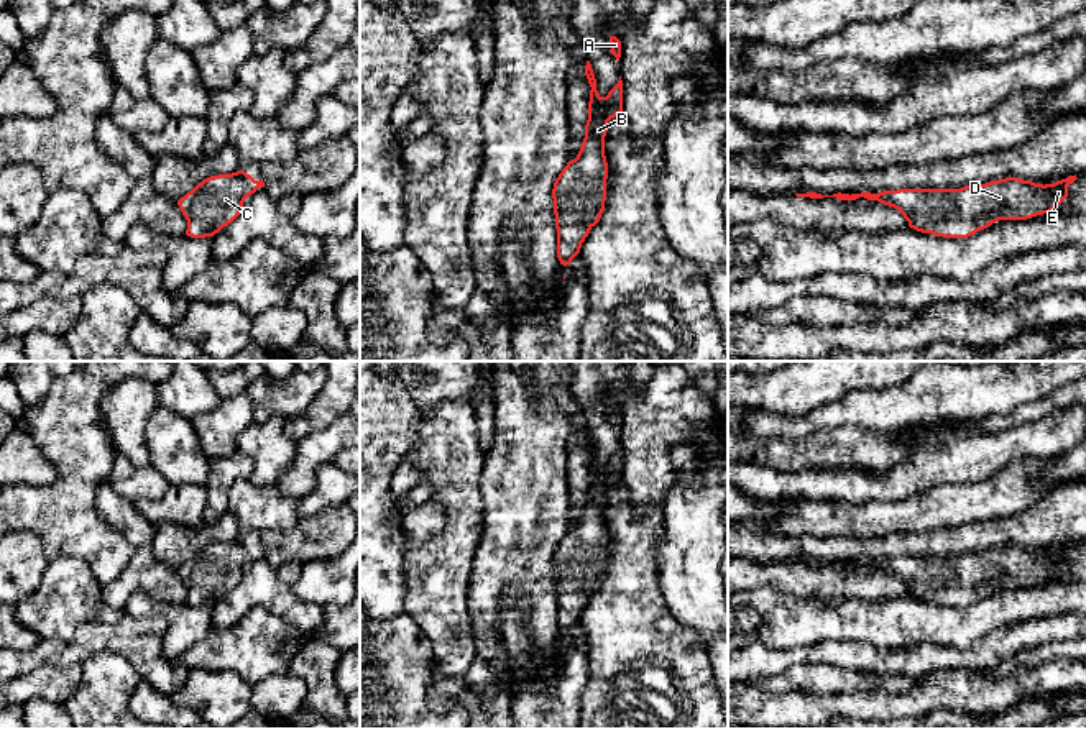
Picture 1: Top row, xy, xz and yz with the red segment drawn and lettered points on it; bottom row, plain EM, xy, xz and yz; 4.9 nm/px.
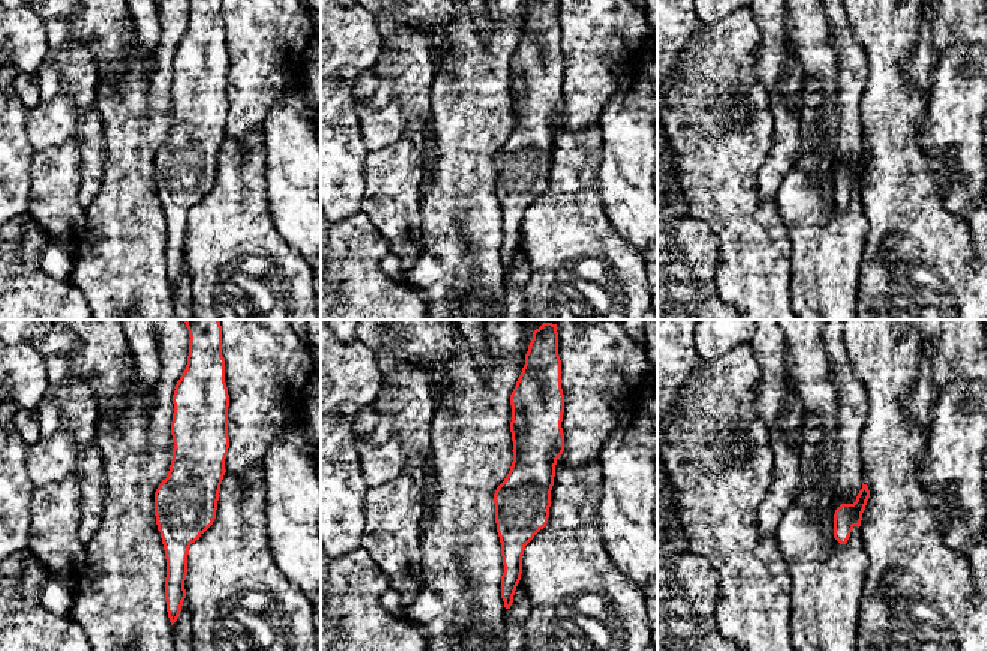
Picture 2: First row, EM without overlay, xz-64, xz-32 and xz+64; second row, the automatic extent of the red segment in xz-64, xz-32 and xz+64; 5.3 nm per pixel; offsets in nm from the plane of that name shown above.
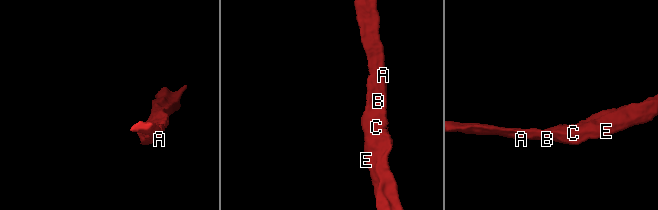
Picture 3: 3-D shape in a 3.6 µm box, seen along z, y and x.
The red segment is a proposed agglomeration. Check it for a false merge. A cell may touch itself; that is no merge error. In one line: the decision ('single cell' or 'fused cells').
single cell

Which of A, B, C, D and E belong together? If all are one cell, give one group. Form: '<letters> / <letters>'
A B C D E

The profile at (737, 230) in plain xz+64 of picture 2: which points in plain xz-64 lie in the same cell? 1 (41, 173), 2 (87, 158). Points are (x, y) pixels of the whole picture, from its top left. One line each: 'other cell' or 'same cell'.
1: same cell
2: other cell

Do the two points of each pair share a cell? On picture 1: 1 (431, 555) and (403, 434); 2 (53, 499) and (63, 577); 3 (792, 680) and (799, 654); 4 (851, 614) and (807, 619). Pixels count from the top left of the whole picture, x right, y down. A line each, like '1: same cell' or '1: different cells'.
1: different cells
2: different cells
3: different cells
4: same cell

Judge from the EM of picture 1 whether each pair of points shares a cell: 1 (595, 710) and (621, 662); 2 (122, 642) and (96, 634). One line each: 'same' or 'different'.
1: same
2: different

